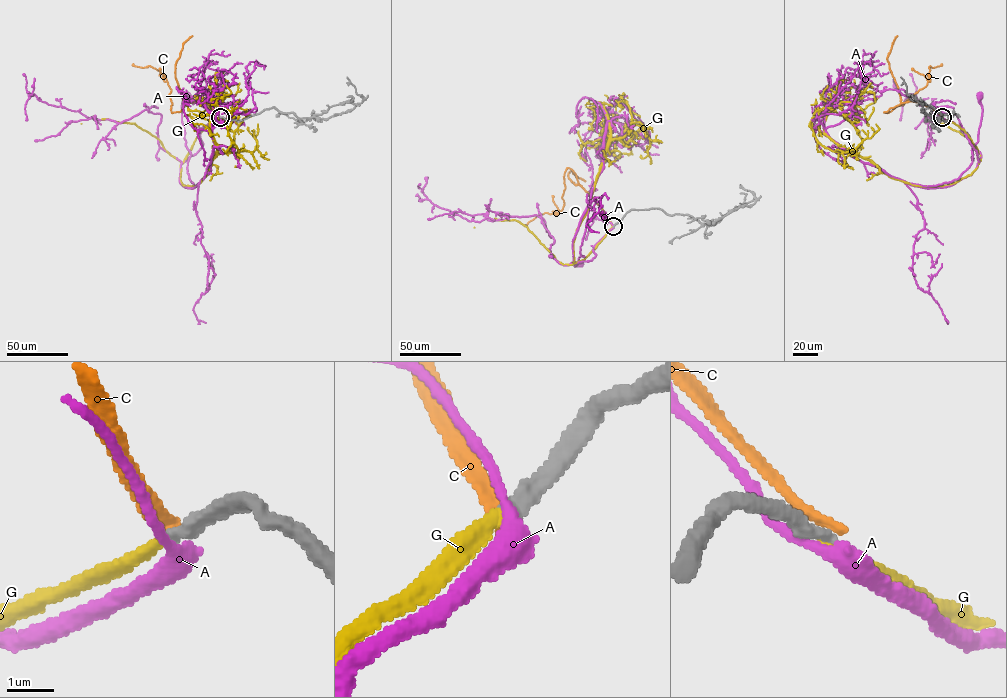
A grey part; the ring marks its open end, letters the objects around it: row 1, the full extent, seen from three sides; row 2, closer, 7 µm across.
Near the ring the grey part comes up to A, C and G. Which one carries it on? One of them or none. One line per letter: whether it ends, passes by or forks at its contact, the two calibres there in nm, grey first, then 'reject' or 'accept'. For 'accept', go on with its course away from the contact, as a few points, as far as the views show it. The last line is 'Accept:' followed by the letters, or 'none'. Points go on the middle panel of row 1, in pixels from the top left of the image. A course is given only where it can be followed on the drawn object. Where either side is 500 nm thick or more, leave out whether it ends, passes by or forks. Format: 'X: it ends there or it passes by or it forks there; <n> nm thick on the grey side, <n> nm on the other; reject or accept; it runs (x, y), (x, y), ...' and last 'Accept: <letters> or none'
A: it passes by; 340 nm thick on the grey side, 320 nm on the other; reject
C: it ends there; 320 nm thick on the grey side, 280 nm on the other; reject
G: it ends there; 320 nm thick on the grey side, 280 nm on the other; accept; it runs (613, 226), (574, 261), (577, 228), (610, 135), (603, 108), (604, 135), (621, 137), (631, 150), (616, 156)
Accept: G

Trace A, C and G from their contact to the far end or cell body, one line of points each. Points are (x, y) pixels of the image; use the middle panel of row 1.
A: (613, 226), (596, 244), (591, 260), (574, 260), (572, 240), (591, 193), (578, 264)
C: (613, 227), (602, 208), (578, 183), (576, 174), (567, 167), (562, 209), (557, 214), (540, 214), (526, 225)
G: (613, 226), (574, 261), (577, 228), (610, 135), (603, 108), (604, 135), (621, 137), (631, 150), (616, 156)

